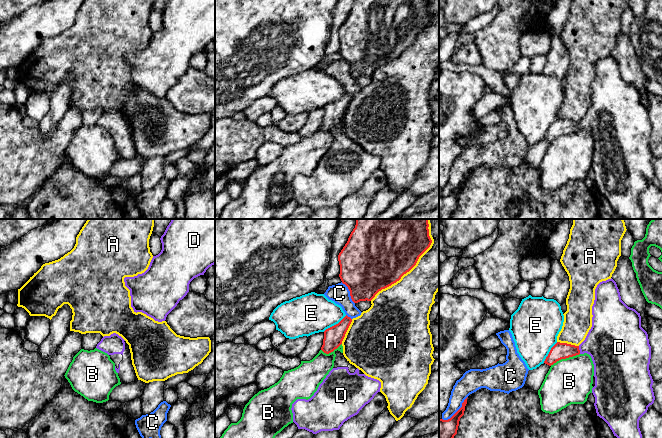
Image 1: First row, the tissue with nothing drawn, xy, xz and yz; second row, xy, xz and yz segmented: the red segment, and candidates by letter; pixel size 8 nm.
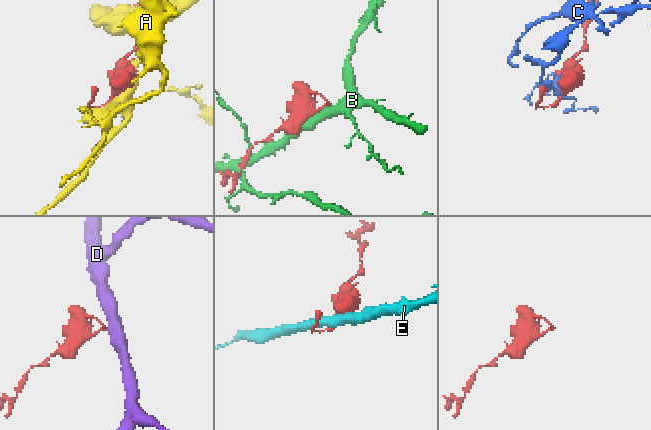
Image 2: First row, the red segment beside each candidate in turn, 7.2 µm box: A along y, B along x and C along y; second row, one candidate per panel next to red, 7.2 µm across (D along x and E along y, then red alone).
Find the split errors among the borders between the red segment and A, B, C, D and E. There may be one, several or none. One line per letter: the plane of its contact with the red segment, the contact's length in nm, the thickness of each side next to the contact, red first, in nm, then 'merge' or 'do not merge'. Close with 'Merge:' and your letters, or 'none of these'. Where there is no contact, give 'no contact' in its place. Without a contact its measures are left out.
A: meets red in xz; contact 800 nm long; 460 nm thick on the red side, 360 nm on the other; do not merge
B: meets red in yz; contact 260 nm long; 130 nm thick on the red side, 360 nm on the other; do not merge
C: meets red in yz; contact 280 nm long; 240 nm thick on the red side, 160 nm on the other; do not merge
D: meets red in yz; contact 70 nm long; 130 nm thick on the red side, 380 nm on the other; merge
E: meets red in xz; contact 240 nm long; 160 nm thick on the red side, 320 nm on the other; do not merge
Merge: D

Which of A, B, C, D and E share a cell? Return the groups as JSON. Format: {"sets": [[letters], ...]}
{"sets": [["A"], ["B"], ["C"], ["D"], ["E"]]}

